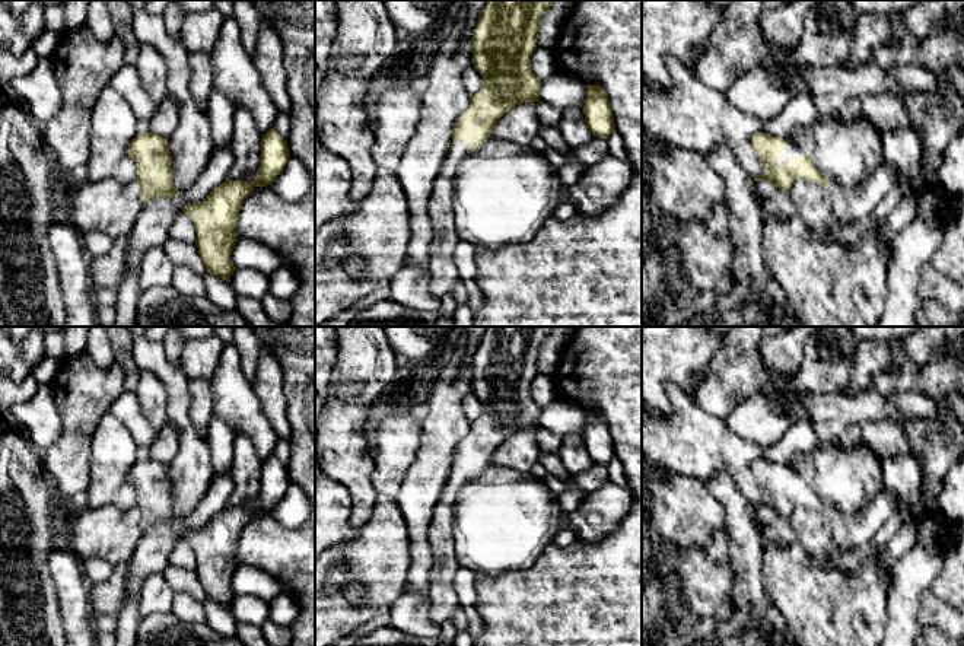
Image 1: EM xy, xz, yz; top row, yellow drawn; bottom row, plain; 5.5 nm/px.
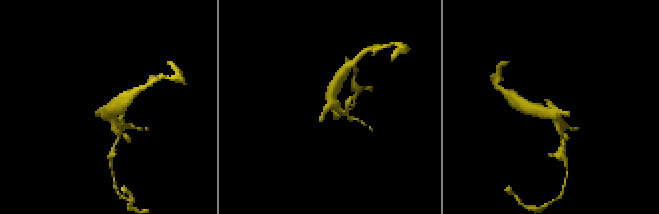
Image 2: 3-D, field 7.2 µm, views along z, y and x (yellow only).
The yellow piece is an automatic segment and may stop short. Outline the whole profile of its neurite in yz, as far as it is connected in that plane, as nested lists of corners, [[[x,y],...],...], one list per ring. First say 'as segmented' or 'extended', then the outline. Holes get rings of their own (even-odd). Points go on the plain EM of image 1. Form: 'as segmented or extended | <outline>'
extended | [[[758,459],[751,465],[753,477],[764,489],[766,500],[761,505],[751,505],[754,507],[767,507],[770,512],[789,518],[796,506],[808,506],[820,512],[828,513],[828,505],[823,503],[815,494],[812,487],[804,480],[804,477],[789,465],[782,465],[779,462],[770,462],[767,459]]]

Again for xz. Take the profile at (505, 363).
extended | [[[487,327],[477,351],[473,356],[473,389],[483,404],[483,413],[470,423],[468,435],[458,445],[451,475],[440,493],[429,525],[429,545],[432,550],[432,566],[429,570],[430,601],[429,618],[433,624],[442,626],[452,618],[459,608],[459,601],[454,589],[456,570],[455,541],[452,525],[455,506],[462,487],[481,472],[491,461],[497,448],[522,429],[540,429],[541,407],[531,395],[531,384],[537,376],[537,365],[543,341],[553,334],[554,327]]]

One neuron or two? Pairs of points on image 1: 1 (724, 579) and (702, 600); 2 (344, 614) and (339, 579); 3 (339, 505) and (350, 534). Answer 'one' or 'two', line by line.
1: one
2: two
3: one

